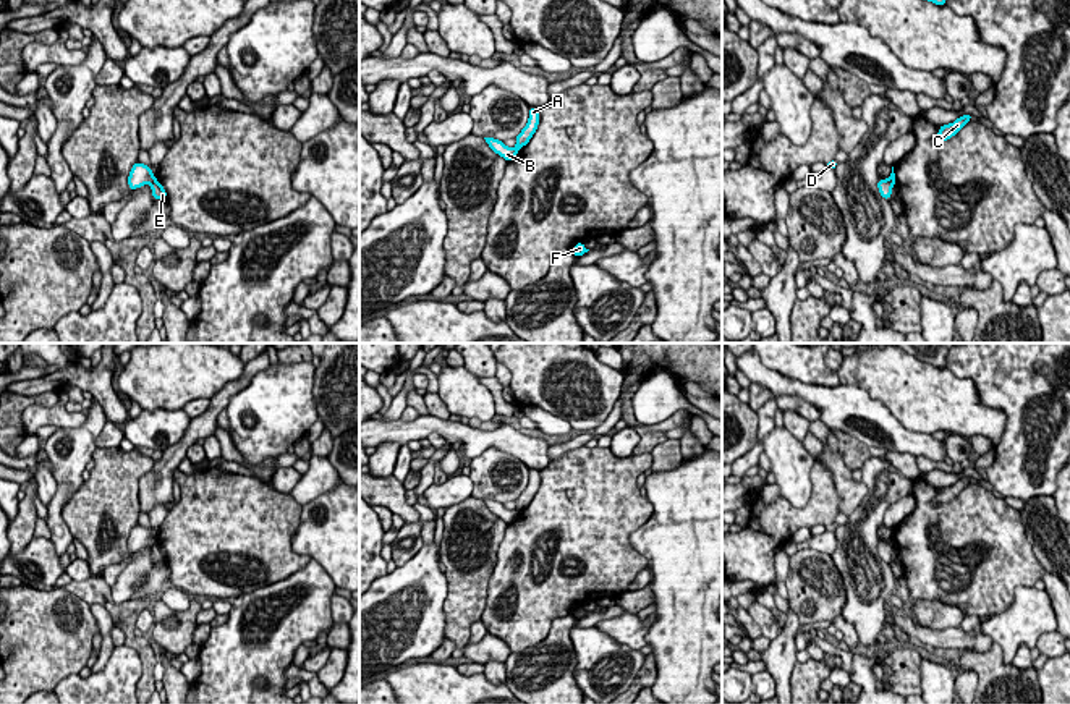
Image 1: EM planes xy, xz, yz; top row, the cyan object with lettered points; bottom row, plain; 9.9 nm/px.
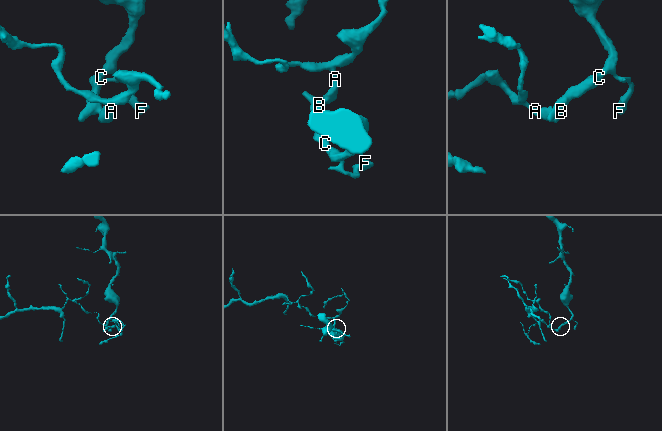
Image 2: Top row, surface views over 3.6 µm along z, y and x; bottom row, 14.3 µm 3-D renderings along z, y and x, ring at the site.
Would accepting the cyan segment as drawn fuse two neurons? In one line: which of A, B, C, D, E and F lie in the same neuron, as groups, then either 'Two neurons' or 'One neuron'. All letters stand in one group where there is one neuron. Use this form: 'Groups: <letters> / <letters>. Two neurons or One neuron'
Groups: A D E / B C F. Two neurons

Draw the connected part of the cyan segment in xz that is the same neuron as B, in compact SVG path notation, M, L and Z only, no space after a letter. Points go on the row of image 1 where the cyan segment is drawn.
M484 138L487 146L499 154L500 157L503 157L507 162L510 162L512 159L515 159L518 155L518 149L516 147L507 147L503 144L503 141L499 141L495 138Z

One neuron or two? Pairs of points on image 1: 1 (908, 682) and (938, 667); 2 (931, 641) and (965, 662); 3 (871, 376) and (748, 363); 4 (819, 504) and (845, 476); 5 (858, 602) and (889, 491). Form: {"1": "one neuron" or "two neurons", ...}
{"1": "two neurons", "2": "two neurons", "3": "two neurons", "4": "two neurons", "5": "one neuron"}

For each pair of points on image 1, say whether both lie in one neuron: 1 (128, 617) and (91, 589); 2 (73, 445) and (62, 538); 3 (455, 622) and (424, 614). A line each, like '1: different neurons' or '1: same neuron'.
1: same neuron
2: same neuron
3: different neurons

